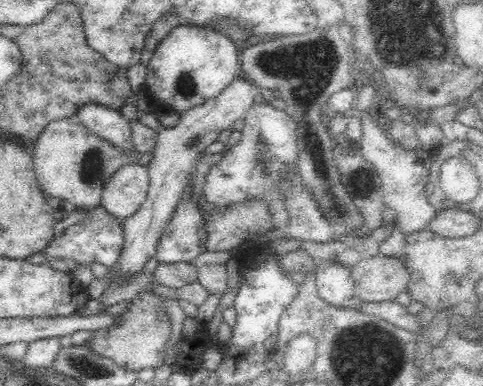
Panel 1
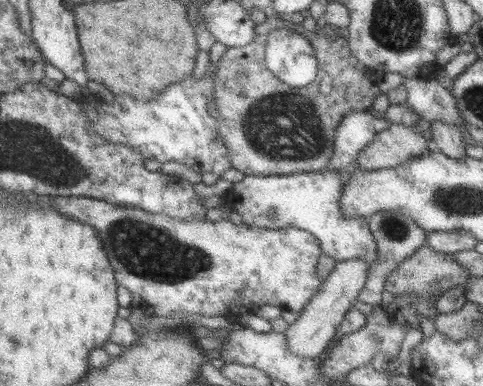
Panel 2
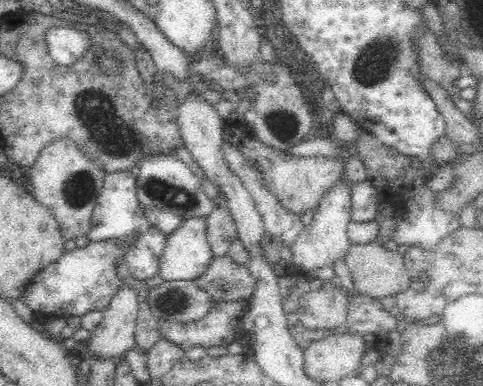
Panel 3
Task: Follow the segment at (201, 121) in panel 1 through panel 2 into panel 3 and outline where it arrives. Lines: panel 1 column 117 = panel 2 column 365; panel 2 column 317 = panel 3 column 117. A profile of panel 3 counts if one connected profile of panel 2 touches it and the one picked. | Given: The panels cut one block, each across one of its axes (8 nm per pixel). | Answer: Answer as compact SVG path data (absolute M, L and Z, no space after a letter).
M122 286L118 294L112 298L110 306L104 310L104 320L90 332L86 342L86 356L90 360L120 360L128 350L138 350L136 344L136 318L138 318L138 298L136 290L130 286Z

